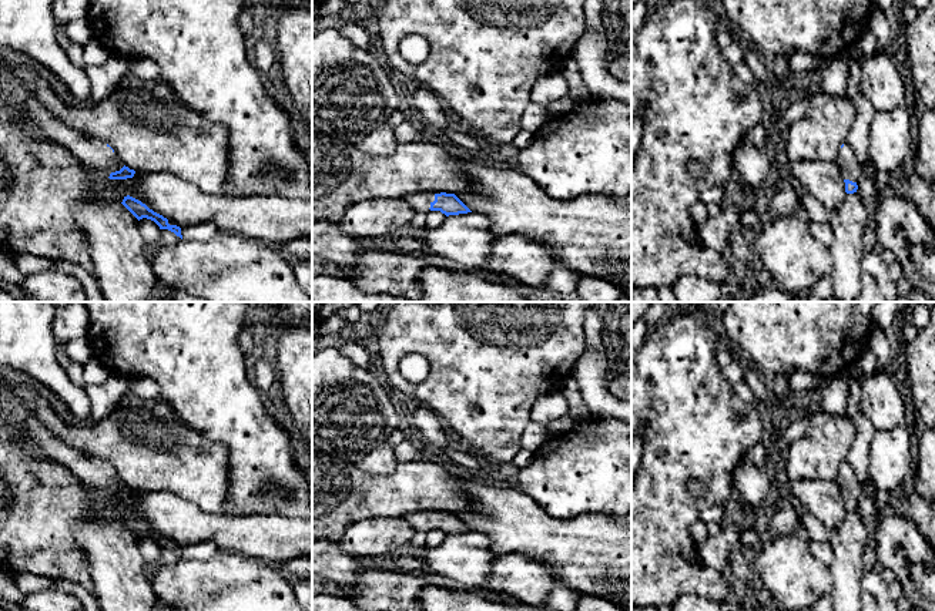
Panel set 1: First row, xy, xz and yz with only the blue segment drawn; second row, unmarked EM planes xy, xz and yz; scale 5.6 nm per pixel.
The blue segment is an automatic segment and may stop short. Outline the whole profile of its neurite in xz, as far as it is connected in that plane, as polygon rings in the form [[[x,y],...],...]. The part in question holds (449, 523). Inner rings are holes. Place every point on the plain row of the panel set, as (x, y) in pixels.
[[[416,511],[406,514],[403,520],[415,530],[440,530],[446,536],[472,531],[455,513]]]

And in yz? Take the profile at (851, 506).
[[[848,461],[841,464],[840,476],[837,480],[844,501],[845,501],[845,511],[854,513],[858,508],[857,500],[861,494],[861,484],[852,470],[852,467],[848,464]]]

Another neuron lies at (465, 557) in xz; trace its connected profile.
[[[468,531],[446,536],[445,541],[428,548],[422,561],[428,574],[440,575],[479,591],[495,558],[490,540],[485,533]]]

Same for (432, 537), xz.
[[[428,530],[425,533],[425,547],[426,548],[433,548],[440,545],[446,538],[446,534],[442,533],[440,530]]]

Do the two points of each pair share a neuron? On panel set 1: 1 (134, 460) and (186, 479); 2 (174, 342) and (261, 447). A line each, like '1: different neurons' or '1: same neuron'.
1: same neuron
2: same neuron

